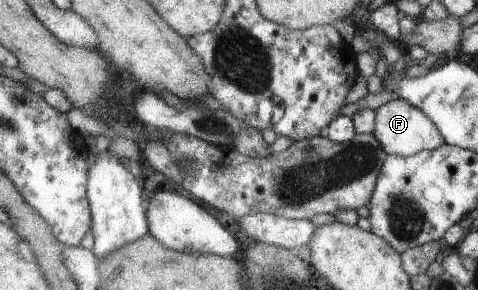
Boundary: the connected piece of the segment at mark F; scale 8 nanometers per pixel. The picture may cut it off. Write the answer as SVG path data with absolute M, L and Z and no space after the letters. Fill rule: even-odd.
M393 99L374 109L374 126L372 136L380 143L387 155L409 157L423 150L434 150L444 143L440 131L434 123L418 107L404 99Z

